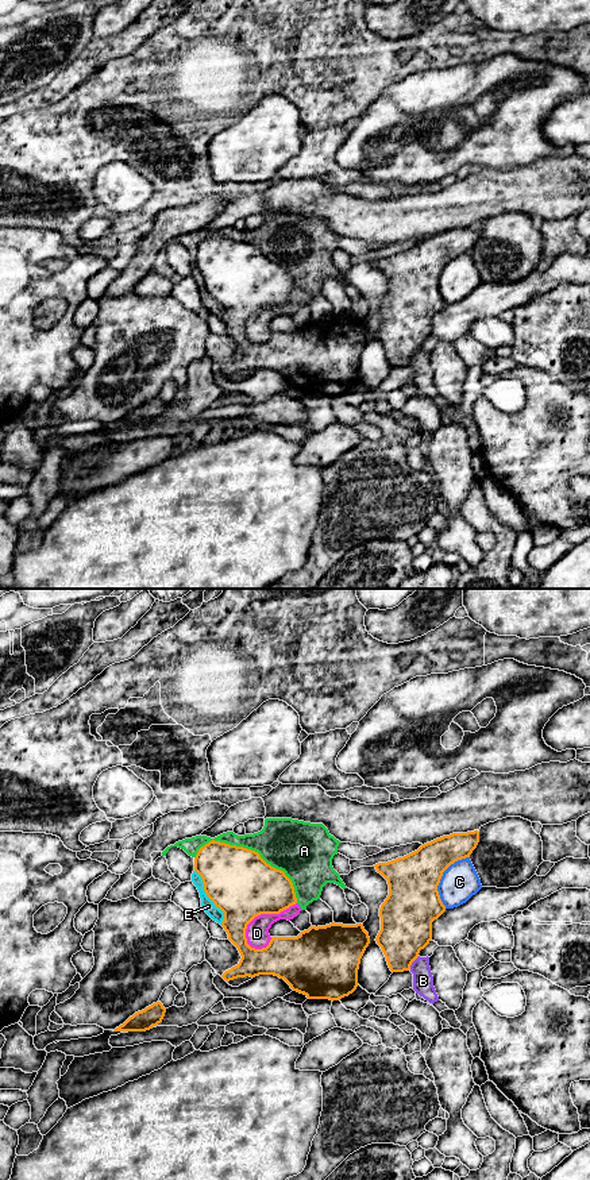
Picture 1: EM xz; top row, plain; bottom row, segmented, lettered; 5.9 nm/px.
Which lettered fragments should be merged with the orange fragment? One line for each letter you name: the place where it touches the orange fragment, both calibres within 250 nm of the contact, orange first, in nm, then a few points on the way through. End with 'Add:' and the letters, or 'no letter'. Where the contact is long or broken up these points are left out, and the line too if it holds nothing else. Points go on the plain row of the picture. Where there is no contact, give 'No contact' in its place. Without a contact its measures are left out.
Add: no letter

